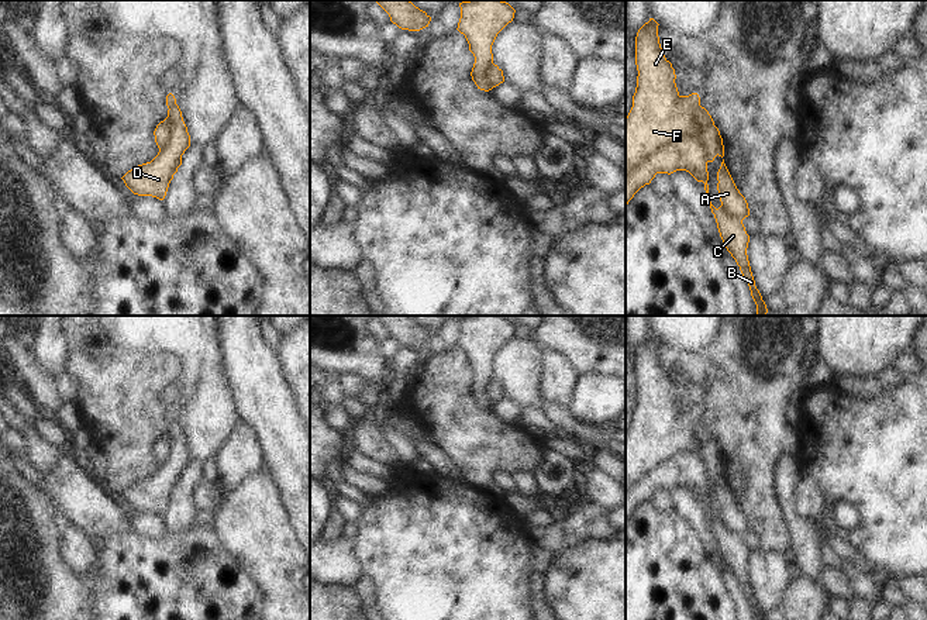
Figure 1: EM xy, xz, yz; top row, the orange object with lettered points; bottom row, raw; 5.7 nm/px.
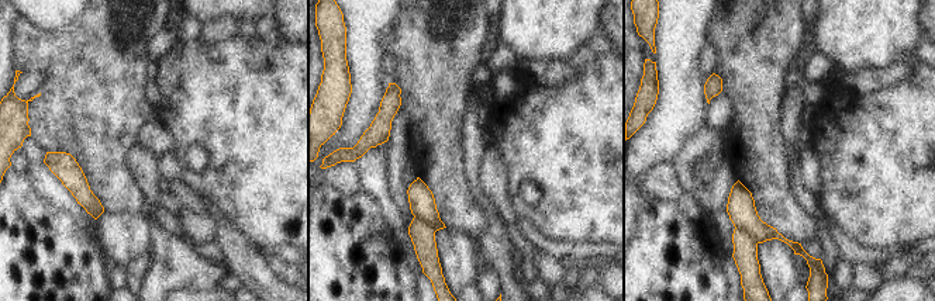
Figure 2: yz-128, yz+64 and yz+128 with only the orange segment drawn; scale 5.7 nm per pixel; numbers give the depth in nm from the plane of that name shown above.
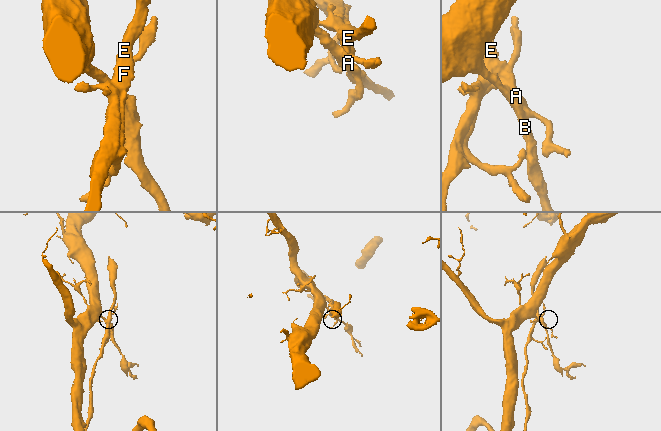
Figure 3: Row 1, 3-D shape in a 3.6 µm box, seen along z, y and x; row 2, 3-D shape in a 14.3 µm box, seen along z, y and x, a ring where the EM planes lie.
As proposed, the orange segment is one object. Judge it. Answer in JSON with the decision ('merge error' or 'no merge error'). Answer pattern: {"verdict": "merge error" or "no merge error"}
{"verdict": "merge error"}

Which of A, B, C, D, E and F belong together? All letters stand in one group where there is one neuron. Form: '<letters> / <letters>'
A E F / B C D

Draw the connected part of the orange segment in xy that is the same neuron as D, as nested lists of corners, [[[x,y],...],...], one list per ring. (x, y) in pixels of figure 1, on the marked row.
[[[178,104],[168,110],[170,137],[158,155],[147,163],[128,170],[121,179],[138,196],[163,200],[173,175],[182,165],[182,155],[190,147],[190,135]]]

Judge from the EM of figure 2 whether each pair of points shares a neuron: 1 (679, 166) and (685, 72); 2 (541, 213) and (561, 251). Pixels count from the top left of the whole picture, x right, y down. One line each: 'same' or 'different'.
1: different
2: different

